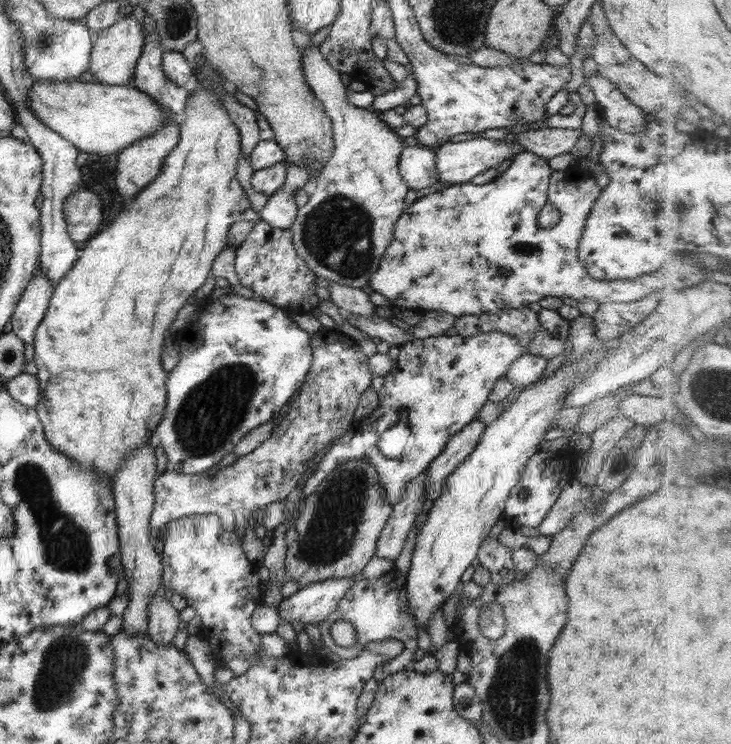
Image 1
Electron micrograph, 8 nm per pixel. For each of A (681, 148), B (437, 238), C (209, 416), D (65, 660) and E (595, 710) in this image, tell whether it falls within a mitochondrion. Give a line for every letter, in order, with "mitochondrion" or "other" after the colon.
A: other
B: other
C: mitochondrion
D: mitochondrion
E: other

